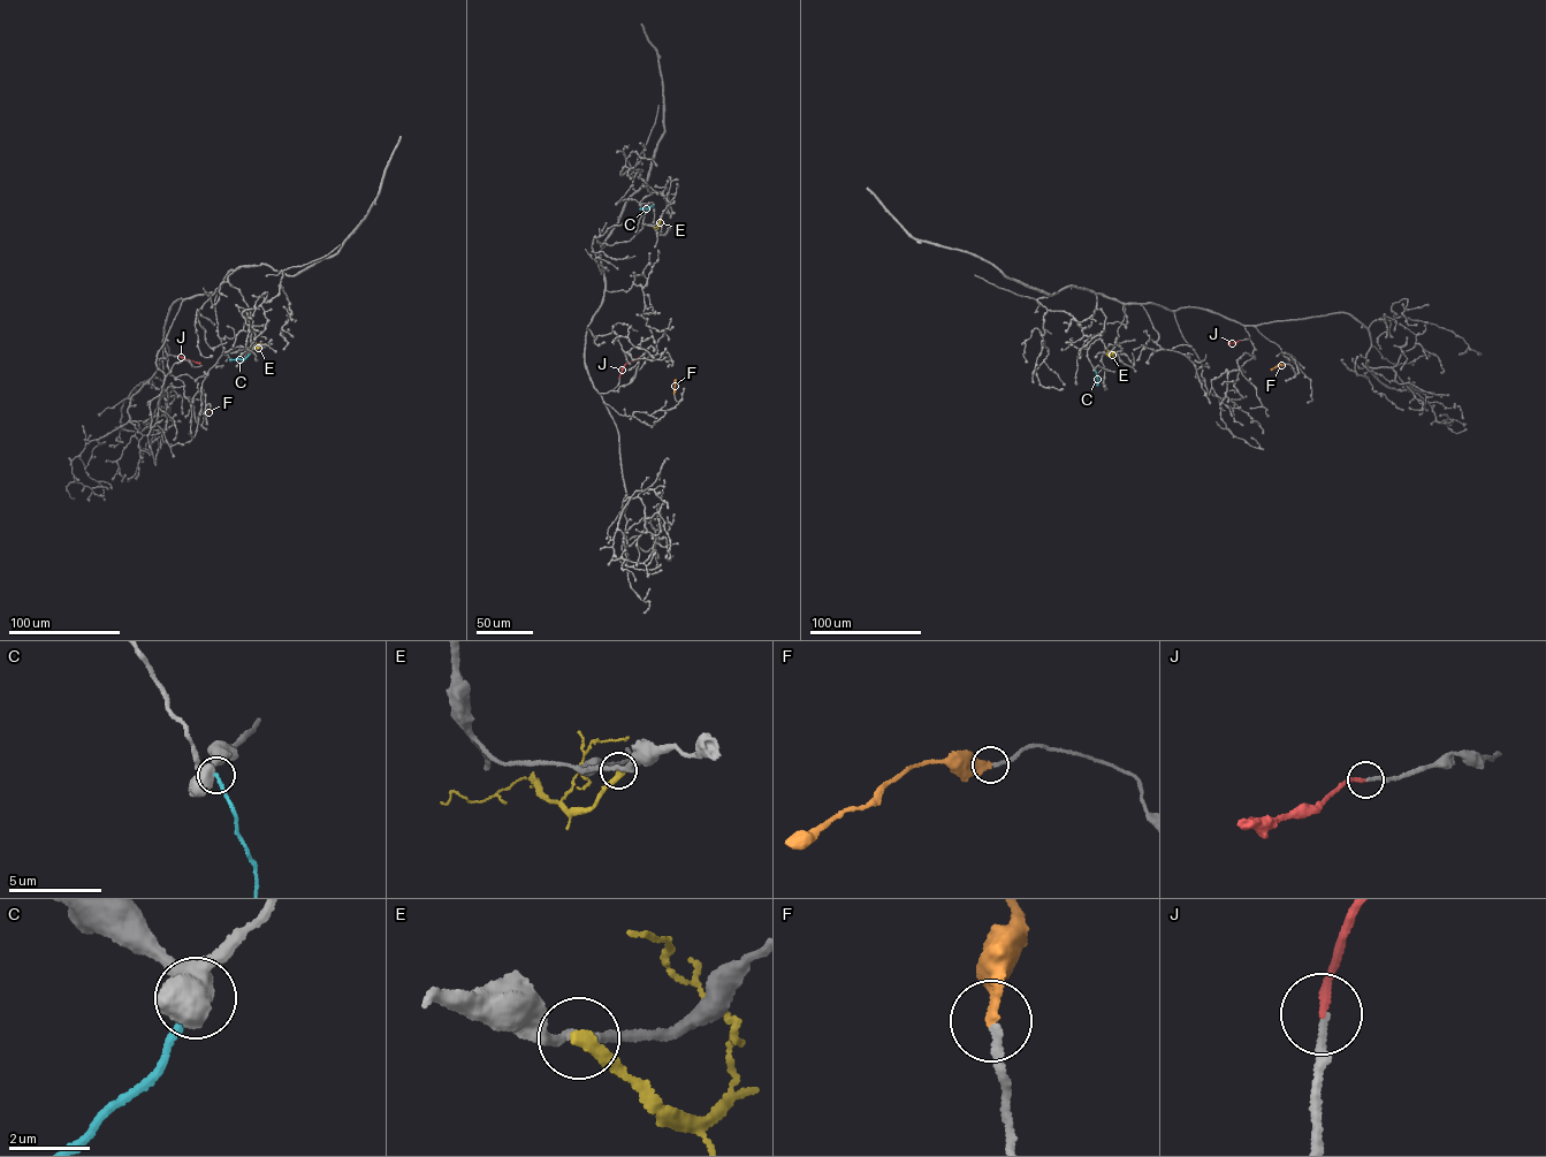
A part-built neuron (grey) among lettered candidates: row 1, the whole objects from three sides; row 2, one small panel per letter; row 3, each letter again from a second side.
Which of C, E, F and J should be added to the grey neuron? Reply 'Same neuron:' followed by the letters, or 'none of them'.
Same neuron: C, F, J

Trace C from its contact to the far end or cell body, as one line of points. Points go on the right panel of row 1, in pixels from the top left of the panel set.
C: (1095, 370), (1097, 386)

